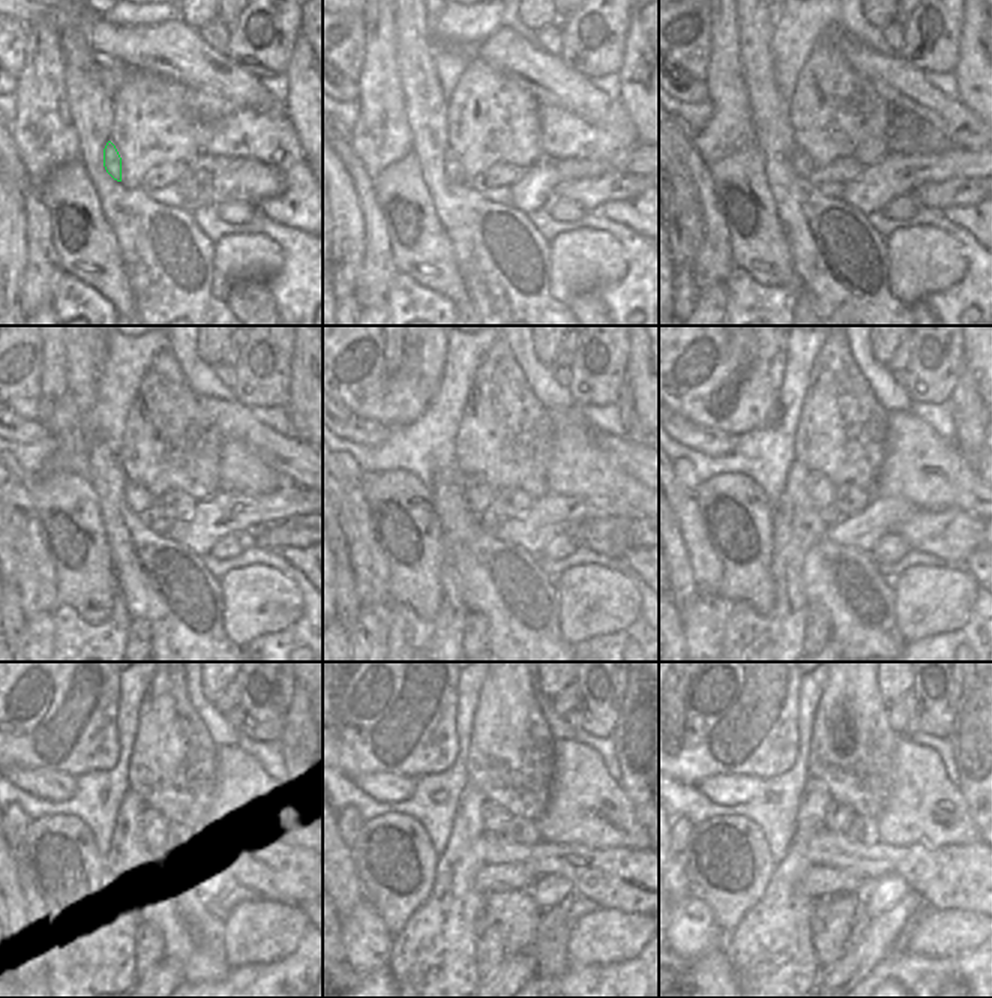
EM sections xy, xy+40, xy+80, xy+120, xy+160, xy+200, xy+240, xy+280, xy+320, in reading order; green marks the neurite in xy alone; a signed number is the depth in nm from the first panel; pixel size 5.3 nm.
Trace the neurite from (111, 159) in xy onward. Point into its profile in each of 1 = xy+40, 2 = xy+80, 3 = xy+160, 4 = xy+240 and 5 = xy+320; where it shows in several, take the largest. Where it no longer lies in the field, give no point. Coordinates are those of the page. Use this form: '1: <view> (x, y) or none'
1: xy+40 (450, 161)
2: xy+80 (802, 164)
3: xy+160 (477, 494)
4: xy+240 (153, 824)
5: xy+320 (836, 817)

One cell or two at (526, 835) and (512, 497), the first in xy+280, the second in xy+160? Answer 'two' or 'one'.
one

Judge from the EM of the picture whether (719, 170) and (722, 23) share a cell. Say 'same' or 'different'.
different

